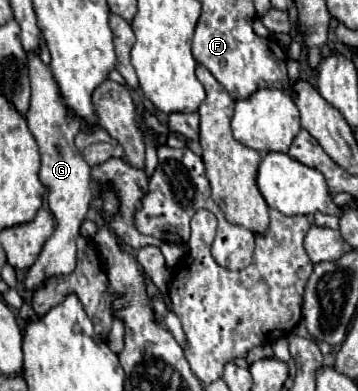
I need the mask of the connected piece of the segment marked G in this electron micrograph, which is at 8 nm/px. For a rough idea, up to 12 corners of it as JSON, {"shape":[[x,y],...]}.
{"shape":[[29,51],[27,123],[57,219],[27,289],[75,269],[91,167],[49,65]]}

